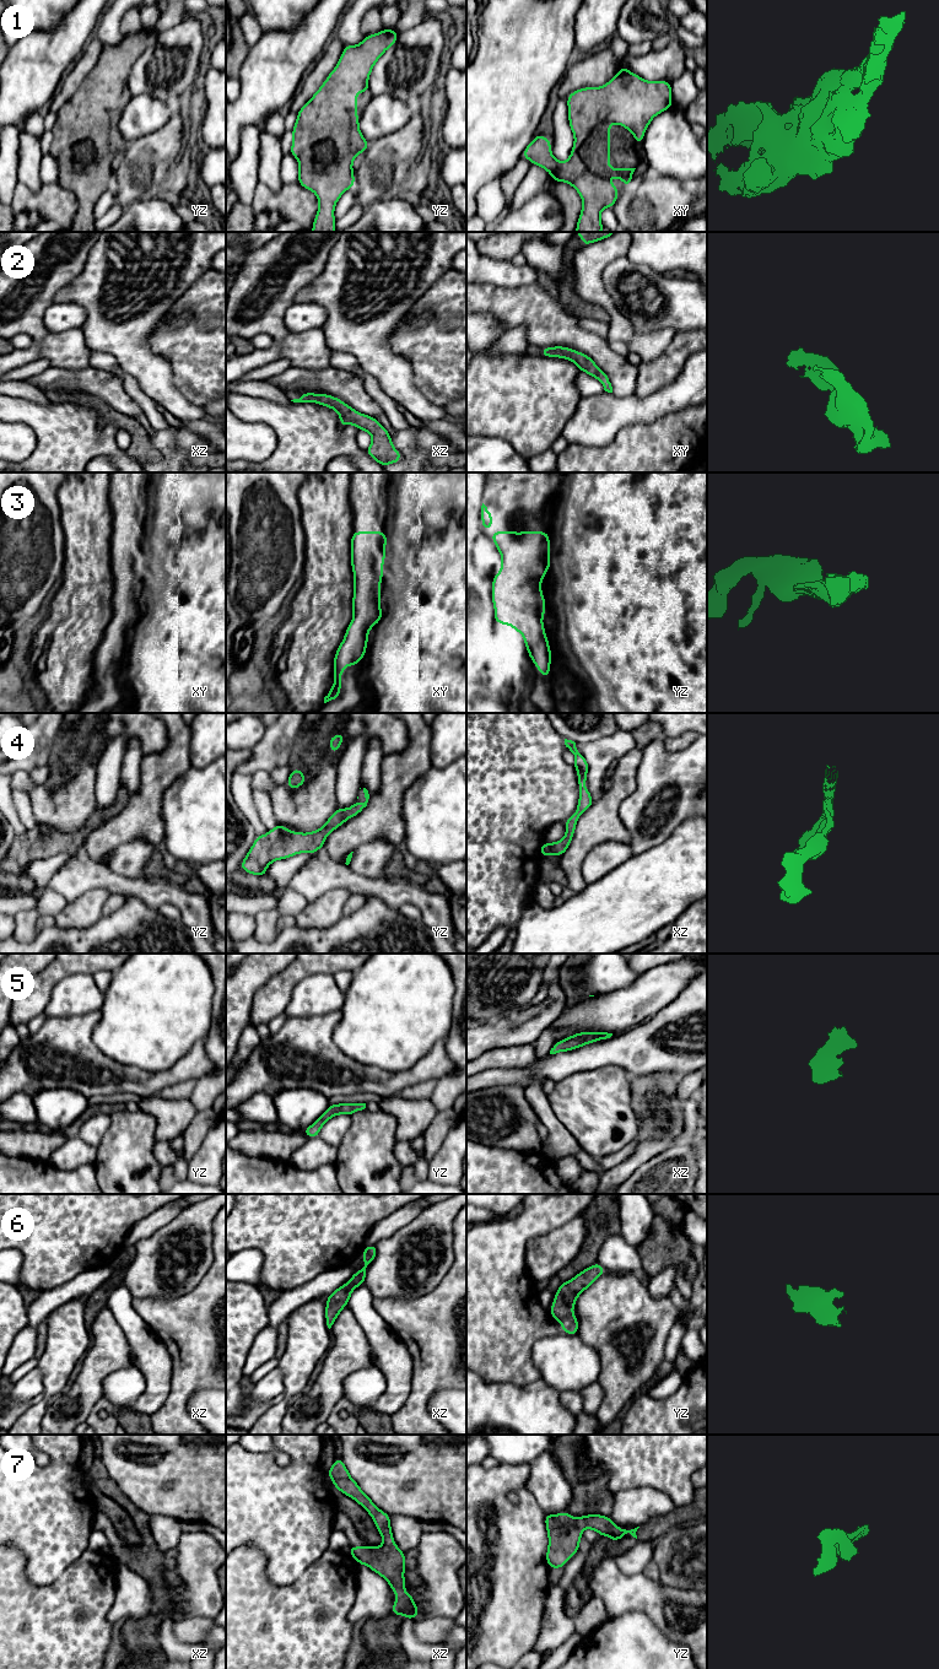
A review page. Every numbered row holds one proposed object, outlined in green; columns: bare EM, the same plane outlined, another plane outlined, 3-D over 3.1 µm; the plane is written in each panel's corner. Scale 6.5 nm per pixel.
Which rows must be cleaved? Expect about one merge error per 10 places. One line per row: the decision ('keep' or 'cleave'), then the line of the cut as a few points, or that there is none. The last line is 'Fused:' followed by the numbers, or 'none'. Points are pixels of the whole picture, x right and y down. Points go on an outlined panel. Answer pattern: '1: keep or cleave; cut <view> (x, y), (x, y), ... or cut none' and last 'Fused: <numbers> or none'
1: keep; cut none
2: keep; cut none
3: keep; cut none
4: keep; cut none
5: keep; cut none
6: keep; cut none
7: keep; cut none
Fused: none

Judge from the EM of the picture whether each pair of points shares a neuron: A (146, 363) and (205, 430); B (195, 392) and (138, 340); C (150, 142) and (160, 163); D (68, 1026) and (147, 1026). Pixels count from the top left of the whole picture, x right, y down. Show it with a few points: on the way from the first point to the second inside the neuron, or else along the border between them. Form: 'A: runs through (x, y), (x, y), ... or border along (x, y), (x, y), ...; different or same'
A: border along (204, 417), (181, 419); different
B: border along (152, 350), (168, 362), (172, 383), (185, 397); different
C: runs through (150, 147), (150, 154), (155, 158); same
D: border along (98, 1010), (92, 1042), (103, 1054); different

